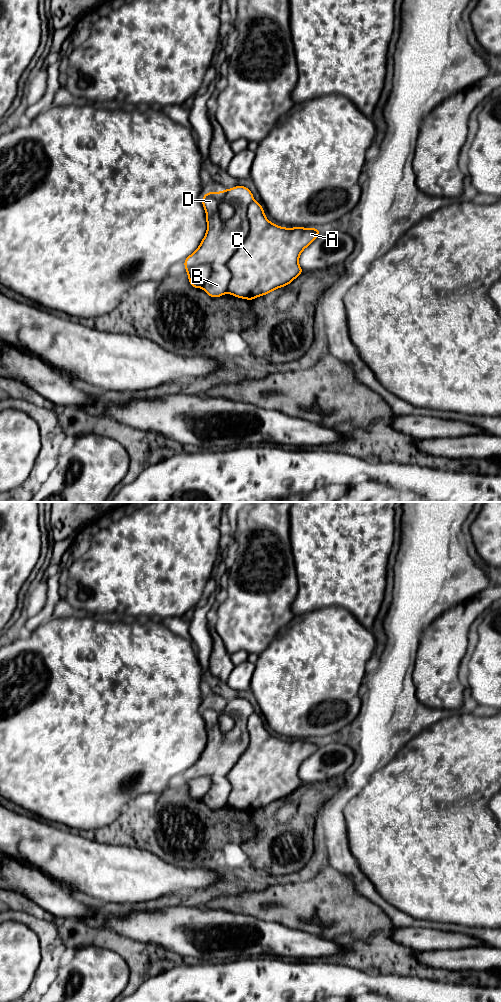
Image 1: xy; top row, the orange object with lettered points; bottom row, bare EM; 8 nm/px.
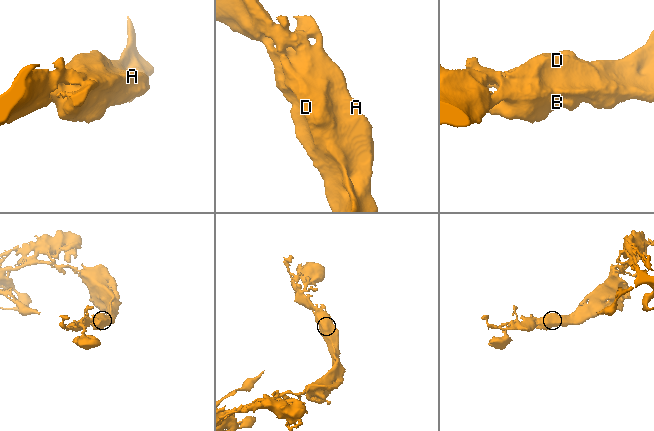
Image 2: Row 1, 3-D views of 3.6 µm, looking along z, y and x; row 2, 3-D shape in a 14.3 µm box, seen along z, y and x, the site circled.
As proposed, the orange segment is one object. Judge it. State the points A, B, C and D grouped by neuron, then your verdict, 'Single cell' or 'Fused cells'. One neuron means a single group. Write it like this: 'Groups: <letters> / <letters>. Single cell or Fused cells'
Groups: A B C D. Single cell

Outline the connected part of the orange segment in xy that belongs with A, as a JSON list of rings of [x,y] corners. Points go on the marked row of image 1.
[[[235,186],[219,193],[207,192],[201,201],[206,212],[207,231],[199,247],[184,260],[192,287],[202,288],[213,298],[229,293],[251,301],[277,288],[287,286],[304,272],[299,265],[299,257],[318,237],[320,229],[305,227],[288,229],[271,223],[264,214],[264,208],[254,200],[253,194],[245,186]]]

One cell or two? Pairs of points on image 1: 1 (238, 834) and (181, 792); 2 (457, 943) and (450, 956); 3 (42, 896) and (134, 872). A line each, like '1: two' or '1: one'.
1: one
2: two
3: two

